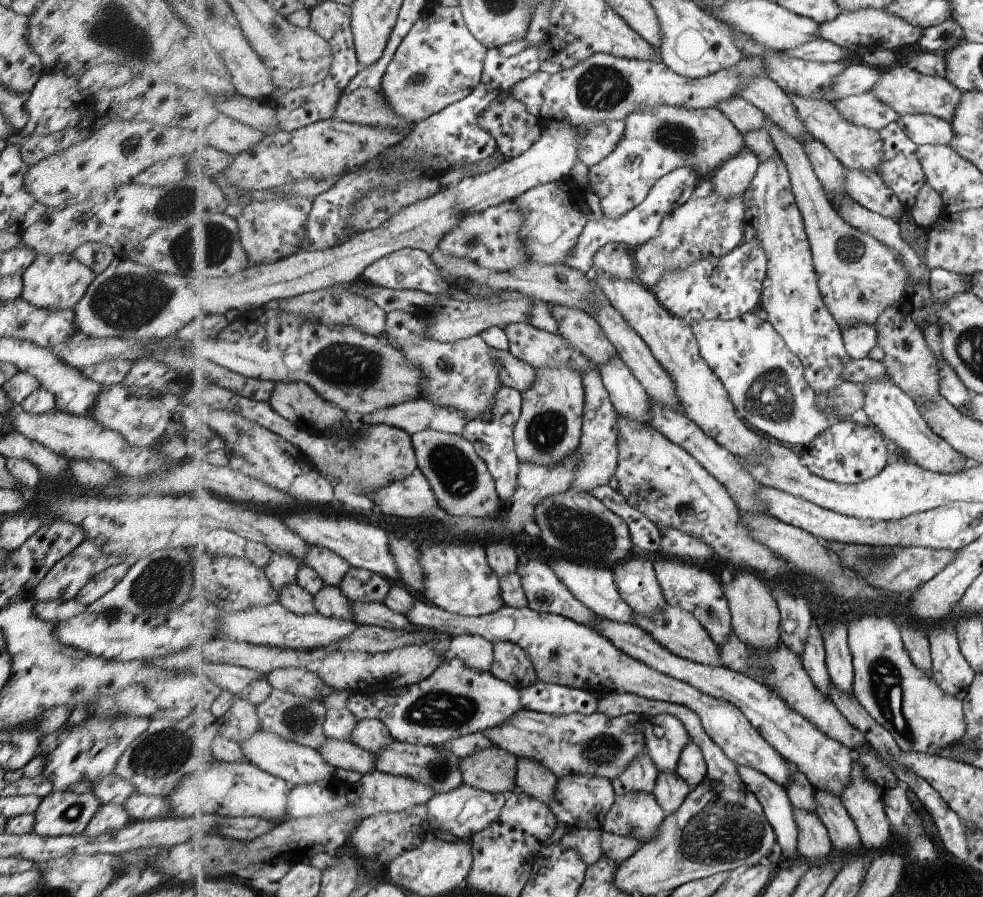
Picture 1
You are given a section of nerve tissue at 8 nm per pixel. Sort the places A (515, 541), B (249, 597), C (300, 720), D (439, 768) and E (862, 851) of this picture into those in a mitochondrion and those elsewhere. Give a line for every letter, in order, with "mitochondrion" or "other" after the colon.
A: other
B: other
C: mitochondrion
D: mitochondrion
E: other

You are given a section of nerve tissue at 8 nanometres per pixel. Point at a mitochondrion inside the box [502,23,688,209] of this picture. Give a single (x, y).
(603, 87)

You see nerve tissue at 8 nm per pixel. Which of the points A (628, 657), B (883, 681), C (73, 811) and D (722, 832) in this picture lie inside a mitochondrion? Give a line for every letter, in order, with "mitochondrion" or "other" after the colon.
A: other
B: mitochondrion
C: mitochondrion
D: mitochondrion

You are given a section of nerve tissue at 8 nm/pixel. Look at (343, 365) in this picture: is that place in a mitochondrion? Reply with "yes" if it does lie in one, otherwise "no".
yes

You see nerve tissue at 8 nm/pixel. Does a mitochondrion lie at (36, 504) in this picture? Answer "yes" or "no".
no

